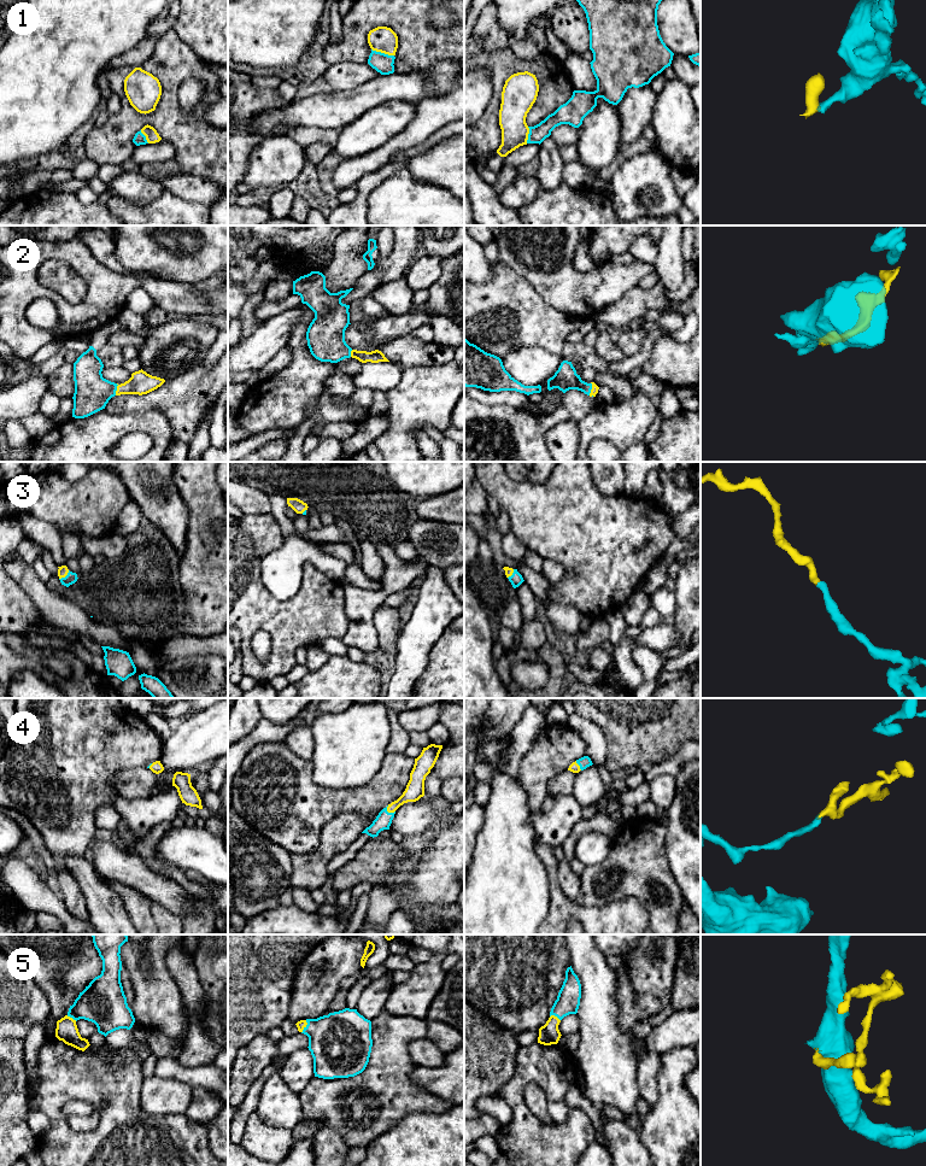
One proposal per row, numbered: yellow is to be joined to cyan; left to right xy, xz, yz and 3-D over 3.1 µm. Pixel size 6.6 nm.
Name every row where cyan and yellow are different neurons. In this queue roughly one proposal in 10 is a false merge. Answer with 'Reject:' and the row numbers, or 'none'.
Reject: none

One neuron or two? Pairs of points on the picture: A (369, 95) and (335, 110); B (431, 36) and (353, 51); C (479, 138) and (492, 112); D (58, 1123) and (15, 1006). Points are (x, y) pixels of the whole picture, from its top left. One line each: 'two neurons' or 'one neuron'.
A: one neuron
B: one neuron
C: one neuron
D: two neurons

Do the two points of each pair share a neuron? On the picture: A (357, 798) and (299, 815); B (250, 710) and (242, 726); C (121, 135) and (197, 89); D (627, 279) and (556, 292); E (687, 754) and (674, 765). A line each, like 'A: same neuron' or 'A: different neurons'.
A: same neuron
B: same neuron
C: different neurons
D: same neuron
E: same neuron

